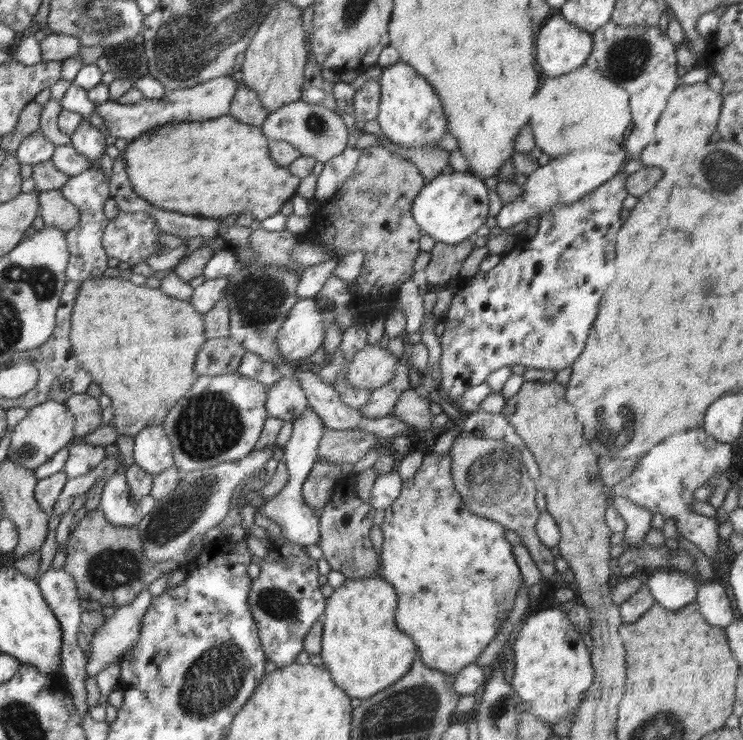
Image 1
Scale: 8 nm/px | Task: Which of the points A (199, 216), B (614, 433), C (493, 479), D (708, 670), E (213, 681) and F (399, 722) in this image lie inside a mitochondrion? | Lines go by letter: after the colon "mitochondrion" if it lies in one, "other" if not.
A: other
B: mitochondrion
C: mitochondrion
D: other
E: mitochondrion
F: mitochondrion

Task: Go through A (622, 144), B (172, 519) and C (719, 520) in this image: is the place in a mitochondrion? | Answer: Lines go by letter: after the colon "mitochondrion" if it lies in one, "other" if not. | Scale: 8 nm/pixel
A: other
B: mitochondrion
C: other

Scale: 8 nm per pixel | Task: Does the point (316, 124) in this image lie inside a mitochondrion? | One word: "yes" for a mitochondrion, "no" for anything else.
yes

